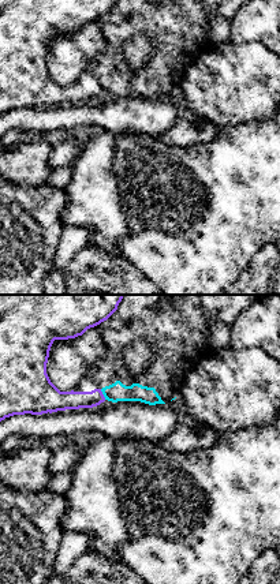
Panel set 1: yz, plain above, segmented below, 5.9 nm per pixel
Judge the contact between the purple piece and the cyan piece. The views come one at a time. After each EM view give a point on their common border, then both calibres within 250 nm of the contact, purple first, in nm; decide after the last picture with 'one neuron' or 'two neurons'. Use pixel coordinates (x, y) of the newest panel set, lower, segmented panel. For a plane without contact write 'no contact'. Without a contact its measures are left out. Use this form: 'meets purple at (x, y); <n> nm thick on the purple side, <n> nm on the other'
meets purple at (103, 395); 110 nm thick on the purple side, 110 nm on the other

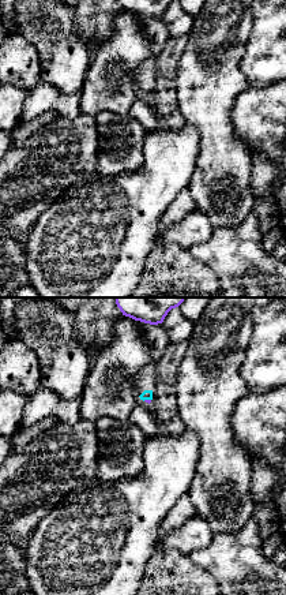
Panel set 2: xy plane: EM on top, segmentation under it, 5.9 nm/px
meets purple at (146, 400); 20 nm thick on the purple side, 60 nm on the other

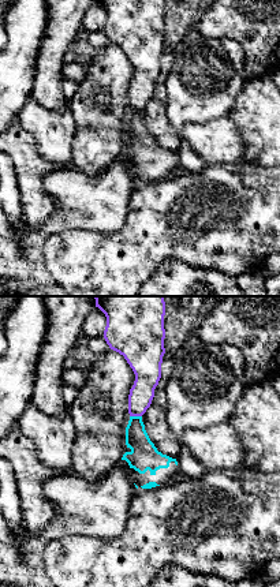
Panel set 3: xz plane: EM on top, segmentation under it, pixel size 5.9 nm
meets purple at (135, 415); 140 nm thick on the purple side, 170 nm on the other

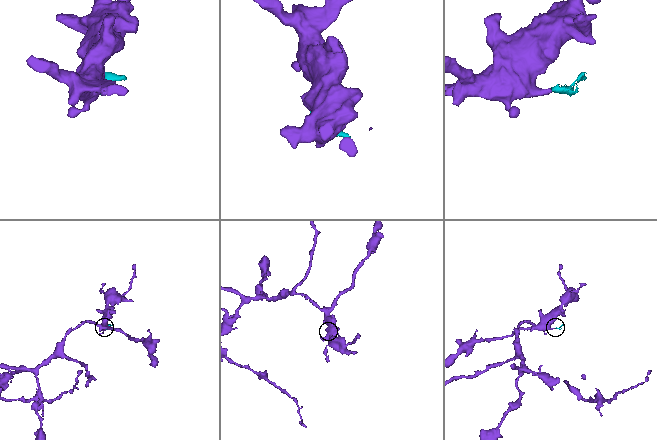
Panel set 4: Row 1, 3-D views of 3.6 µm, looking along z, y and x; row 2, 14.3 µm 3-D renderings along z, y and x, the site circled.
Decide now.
two neurons

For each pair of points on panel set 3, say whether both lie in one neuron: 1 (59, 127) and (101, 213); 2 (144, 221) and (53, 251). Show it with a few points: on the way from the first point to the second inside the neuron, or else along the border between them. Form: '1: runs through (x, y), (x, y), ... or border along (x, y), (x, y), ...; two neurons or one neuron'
1: border along (60, 168), (70, 169); two neurons
2: runs through (122, 243), (114, 251), (75, 251); one neuron

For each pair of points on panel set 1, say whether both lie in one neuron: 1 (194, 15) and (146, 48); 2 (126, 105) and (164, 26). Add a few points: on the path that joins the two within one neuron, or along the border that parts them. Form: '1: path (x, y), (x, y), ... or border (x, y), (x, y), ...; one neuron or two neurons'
1: border (146, 33), (153, 41), (153, 53), (138, 71); two neurons
2: border (105, 93), (112, 96), (163, 98); two neurons

